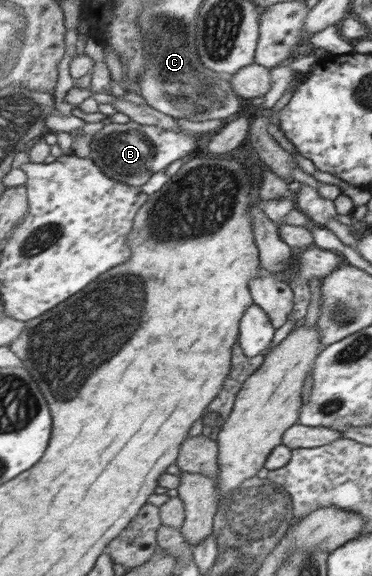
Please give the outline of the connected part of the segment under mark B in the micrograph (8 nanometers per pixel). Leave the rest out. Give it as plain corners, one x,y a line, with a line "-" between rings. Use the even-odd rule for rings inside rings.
131,120
123,124
110,123
93,135
88,145
91,153
87,157
95,161
95,166
103,165
103,169
107,169
107,173
111,173
115,181
140,184
147,181
146,177
155,177
155,173
164,171
172,161
185,157
195,149
196,138
190,132
170,131

